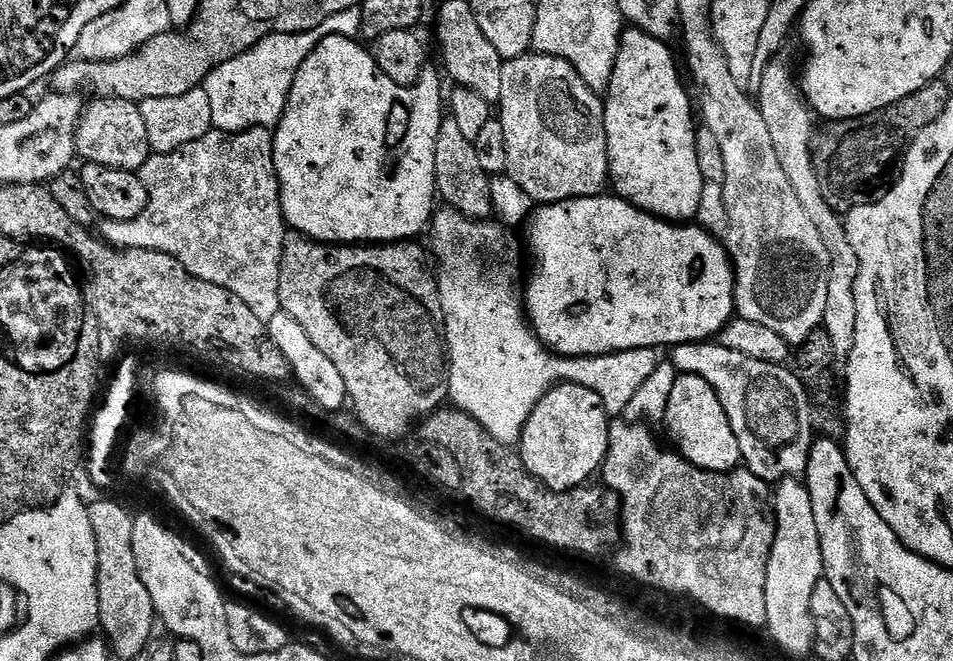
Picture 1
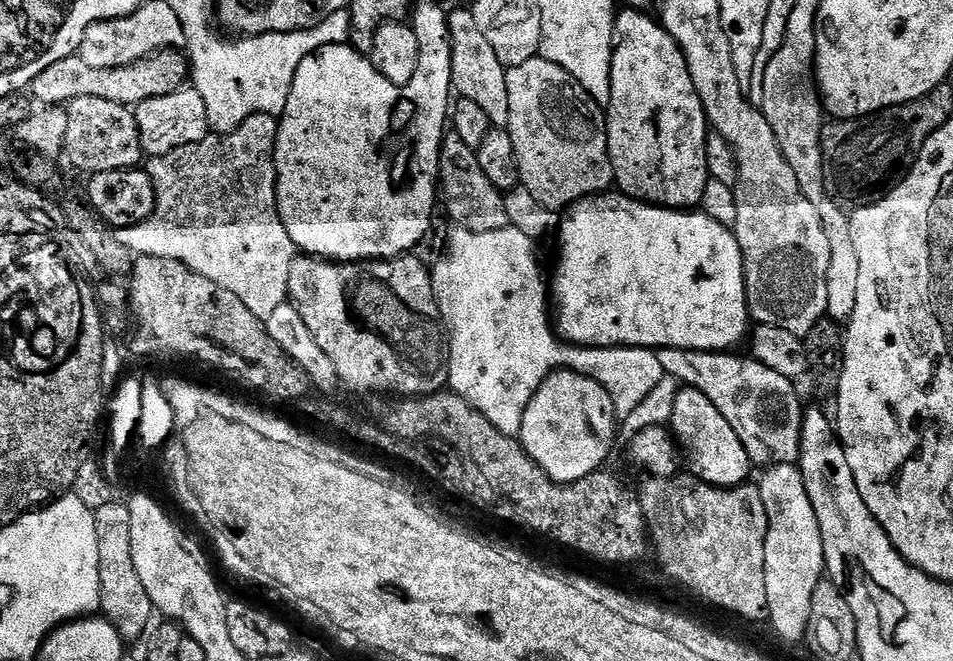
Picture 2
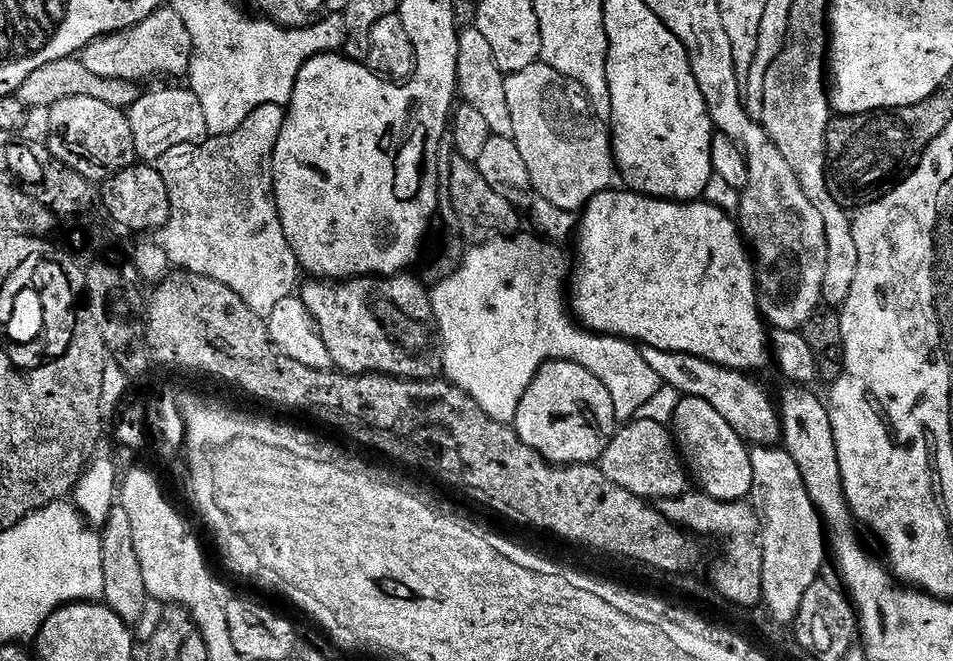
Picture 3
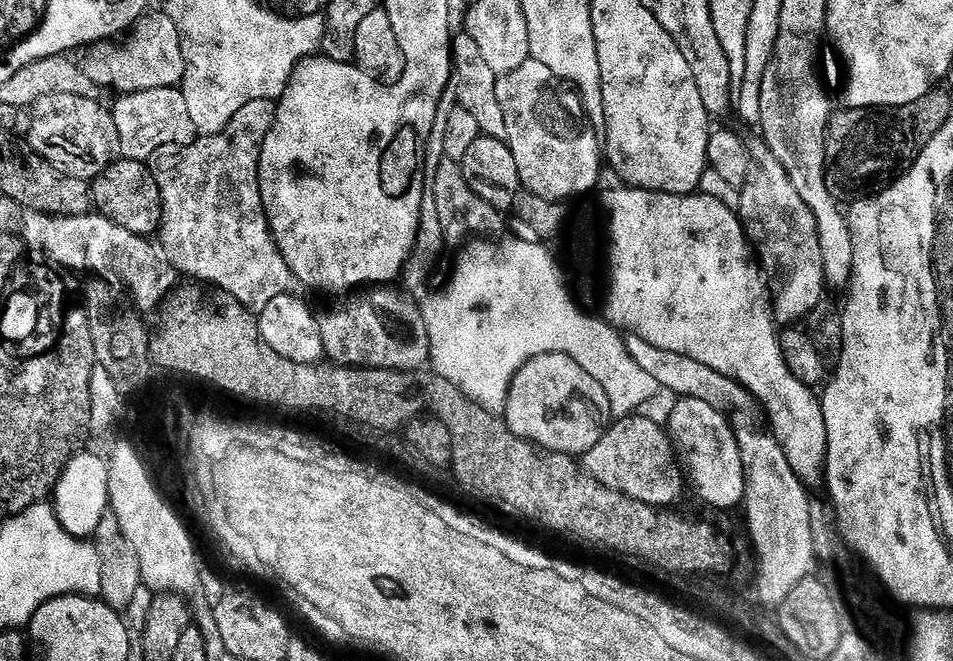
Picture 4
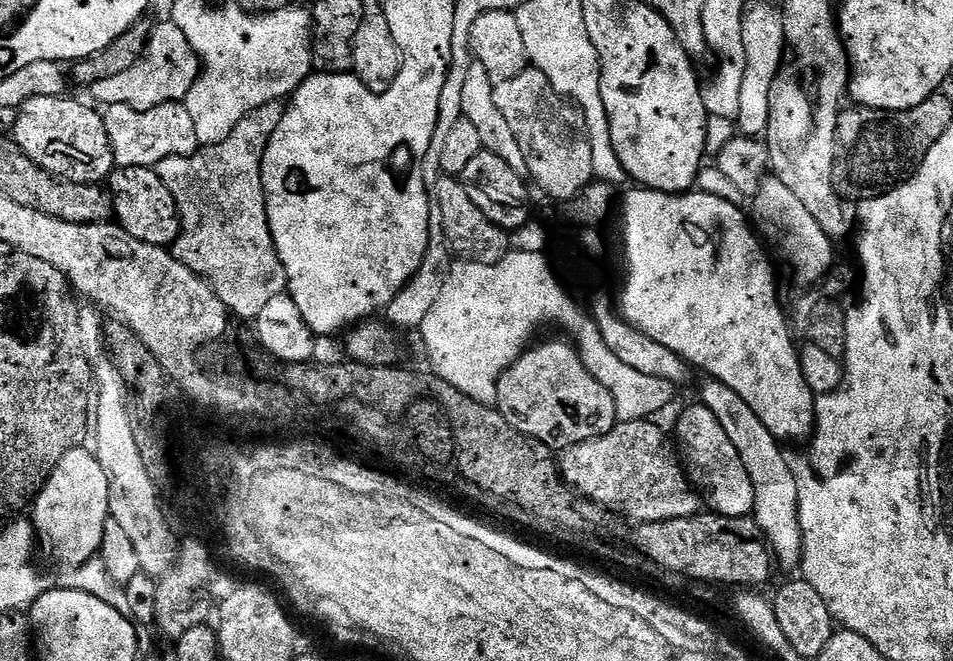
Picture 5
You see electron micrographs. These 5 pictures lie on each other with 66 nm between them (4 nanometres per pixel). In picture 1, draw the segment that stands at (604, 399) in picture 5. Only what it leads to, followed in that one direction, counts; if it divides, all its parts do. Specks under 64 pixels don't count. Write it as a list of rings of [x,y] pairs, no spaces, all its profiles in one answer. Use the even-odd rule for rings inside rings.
[[[558,384],[551,388],[534,406],[520,436],[520,461],[534,478],[541,480],[555,492],[587,485],[592,475],[601,471],[608,453],[608,425],[610,417],[602,398],[594,390],[577,384]]]

